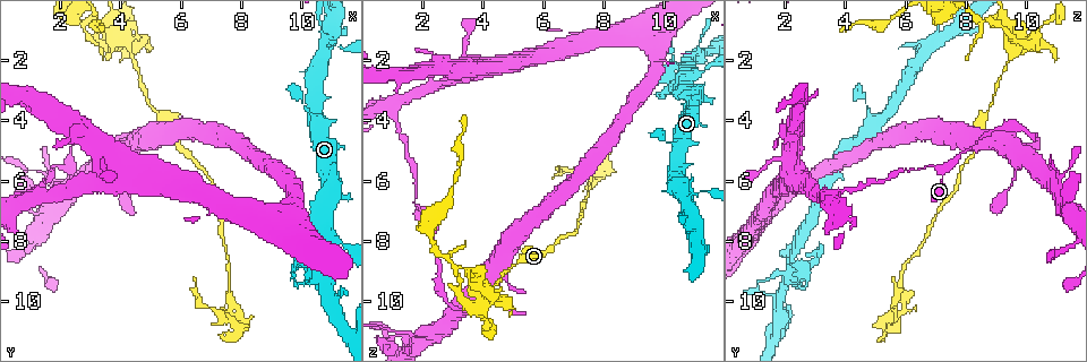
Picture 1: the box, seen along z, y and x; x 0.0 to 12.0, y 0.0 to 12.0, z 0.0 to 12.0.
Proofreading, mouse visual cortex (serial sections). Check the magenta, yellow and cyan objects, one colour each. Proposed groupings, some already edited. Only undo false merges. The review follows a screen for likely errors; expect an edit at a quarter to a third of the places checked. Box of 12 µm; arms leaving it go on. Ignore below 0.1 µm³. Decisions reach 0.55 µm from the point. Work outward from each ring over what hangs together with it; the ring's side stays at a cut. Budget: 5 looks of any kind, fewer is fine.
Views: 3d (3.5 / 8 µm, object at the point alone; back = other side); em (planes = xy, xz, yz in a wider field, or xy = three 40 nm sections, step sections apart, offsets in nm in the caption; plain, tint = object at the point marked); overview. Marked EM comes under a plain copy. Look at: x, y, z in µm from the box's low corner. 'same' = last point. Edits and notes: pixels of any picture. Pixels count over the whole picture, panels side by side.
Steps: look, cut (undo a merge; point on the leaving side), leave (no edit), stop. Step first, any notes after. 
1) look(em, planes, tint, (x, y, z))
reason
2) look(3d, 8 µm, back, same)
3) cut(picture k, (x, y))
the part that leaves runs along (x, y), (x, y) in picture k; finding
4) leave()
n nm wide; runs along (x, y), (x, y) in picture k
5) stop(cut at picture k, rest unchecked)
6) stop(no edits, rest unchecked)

look(3d, 8 µm, (10.7, 1.7, 6.7))
thin arm on a thick one

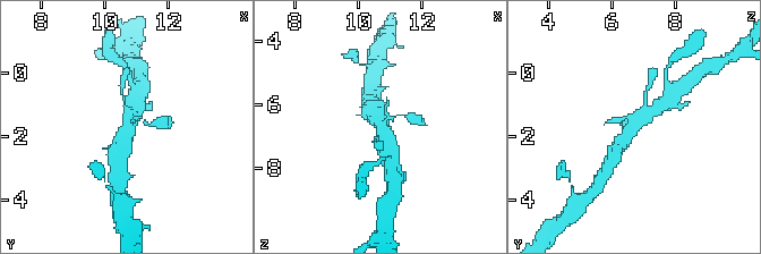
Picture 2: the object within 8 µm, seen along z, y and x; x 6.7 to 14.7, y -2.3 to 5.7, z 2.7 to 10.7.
look(3d, 3.5 µm, (10.8, 1.7, 6.7))
closer look

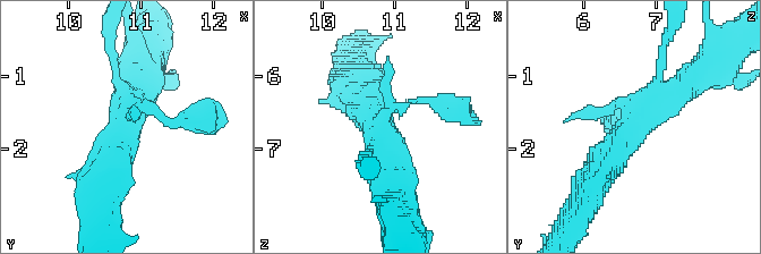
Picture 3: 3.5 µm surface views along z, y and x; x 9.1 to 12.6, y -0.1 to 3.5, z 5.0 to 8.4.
look(em, xy, step 5, tint, (10.75, 1.65, 6.70))

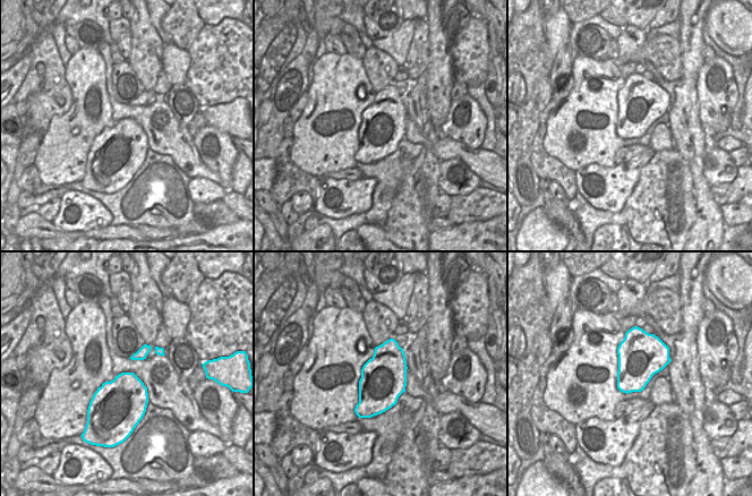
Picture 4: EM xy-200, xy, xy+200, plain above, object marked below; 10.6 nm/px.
leave()
runs along (593, 183), (653, 102), (692, 78) in picture 3; all the same cell

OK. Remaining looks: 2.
look(3d, 3.5 µm, (0.9, 6.6, 3.5))
four-way junction

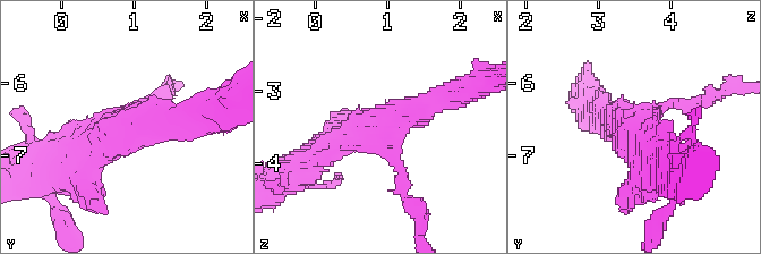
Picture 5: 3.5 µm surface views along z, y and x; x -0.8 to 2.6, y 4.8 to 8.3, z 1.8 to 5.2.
look(em, xy, step 5, tint, (1.00, 6.50, 3.55))
4 arms; arms of 150, 350, 350, 400 nm

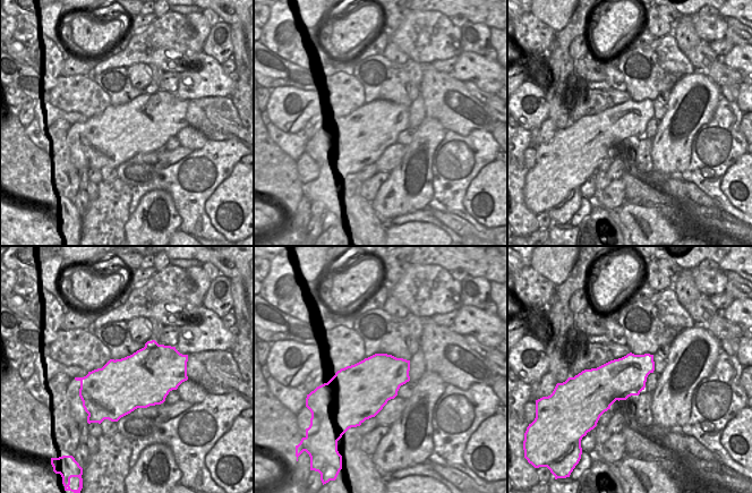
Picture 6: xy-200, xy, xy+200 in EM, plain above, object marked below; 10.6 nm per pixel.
cut(picture 5, (411, 110))
the part that leaves runs along (390, 146), (396, 120), (452, 94) in picture 5; two cells meet here

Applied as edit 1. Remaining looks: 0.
stop(cut at picture 5, rest unchecked)

